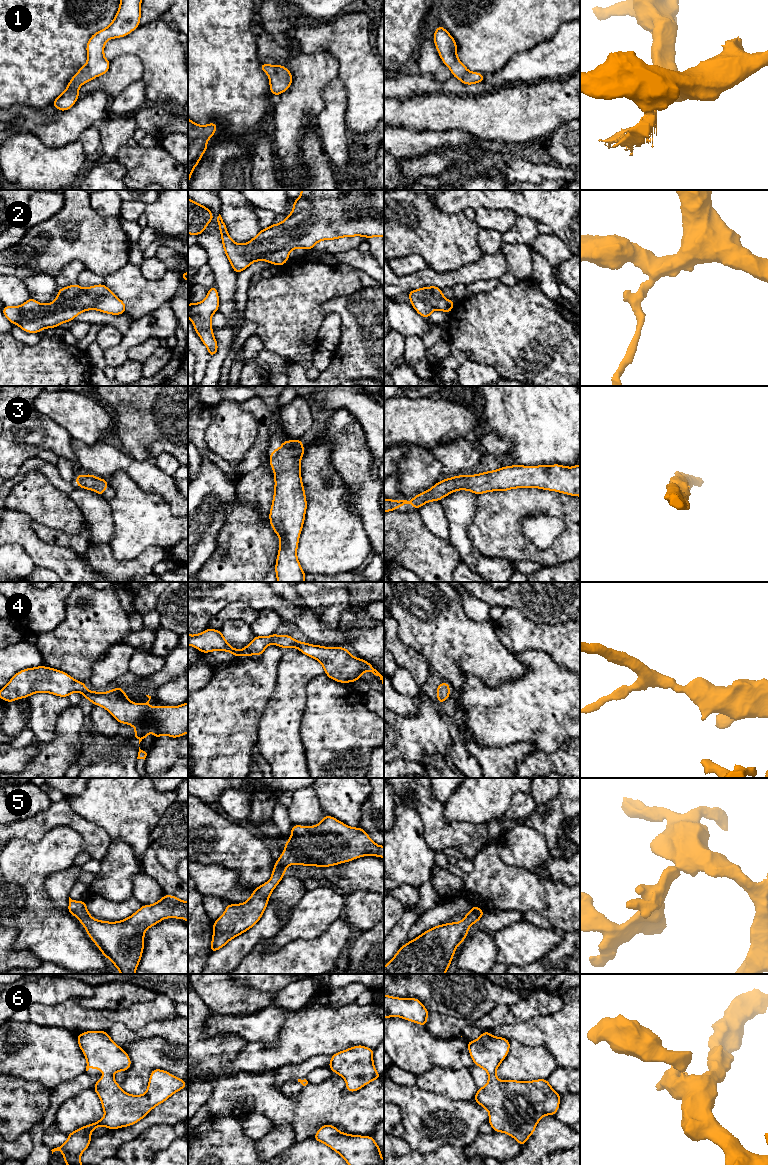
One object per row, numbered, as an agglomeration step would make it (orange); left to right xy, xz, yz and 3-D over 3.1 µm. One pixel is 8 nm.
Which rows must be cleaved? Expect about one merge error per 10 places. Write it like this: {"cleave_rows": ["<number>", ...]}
{"cleave_rows": []}

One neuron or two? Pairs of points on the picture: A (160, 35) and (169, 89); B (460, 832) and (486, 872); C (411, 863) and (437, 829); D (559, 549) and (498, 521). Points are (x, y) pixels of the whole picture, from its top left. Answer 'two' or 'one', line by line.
A: one
B: two
C: two
D: one

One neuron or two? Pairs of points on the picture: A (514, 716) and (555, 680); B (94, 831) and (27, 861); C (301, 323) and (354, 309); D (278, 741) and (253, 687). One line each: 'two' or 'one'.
A: one
B: two
C: two
D: two

